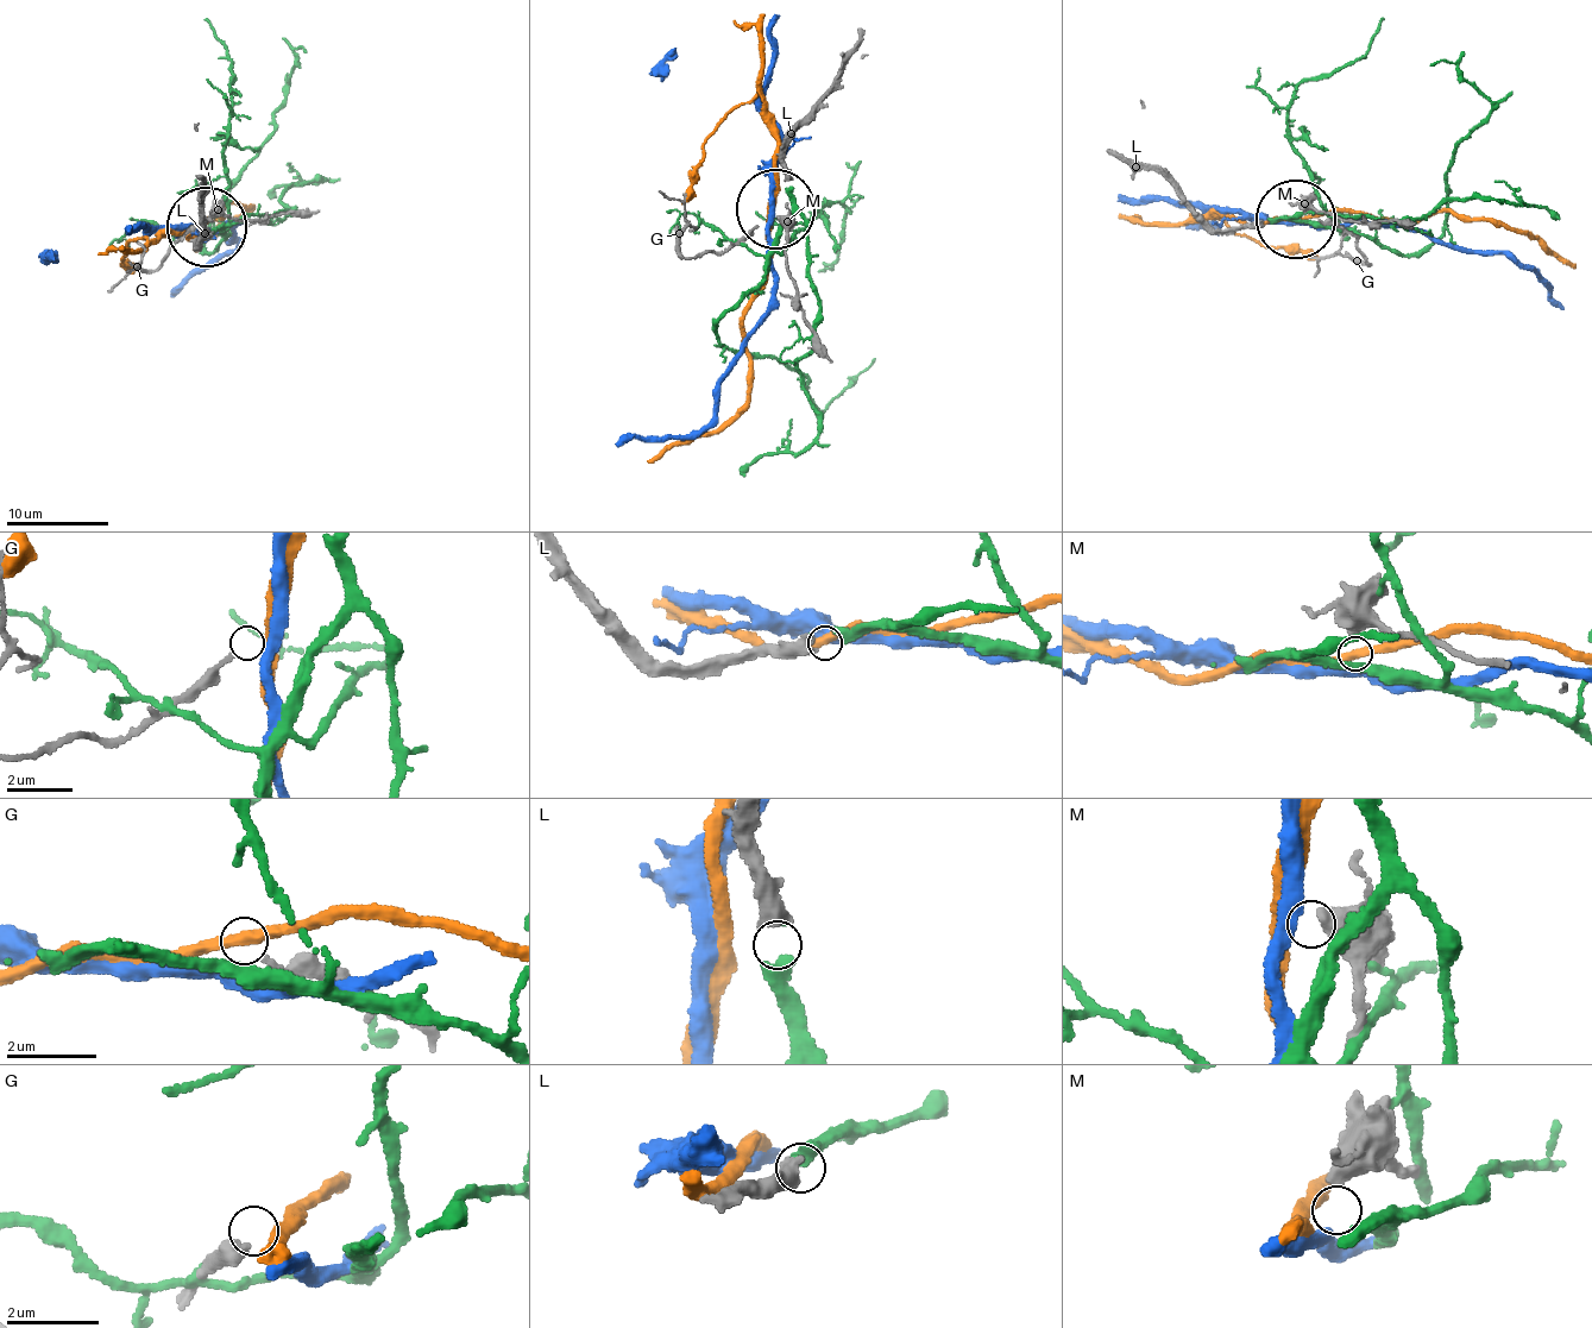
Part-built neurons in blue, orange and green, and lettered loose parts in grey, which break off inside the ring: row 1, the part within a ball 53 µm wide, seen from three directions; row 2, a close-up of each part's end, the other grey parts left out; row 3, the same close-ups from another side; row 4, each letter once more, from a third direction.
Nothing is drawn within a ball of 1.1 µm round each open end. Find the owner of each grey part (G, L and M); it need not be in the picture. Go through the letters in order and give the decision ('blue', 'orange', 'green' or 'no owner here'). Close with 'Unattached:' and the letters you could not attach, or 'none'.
G: no owner here
L: green
M: blue
Unattached: G

